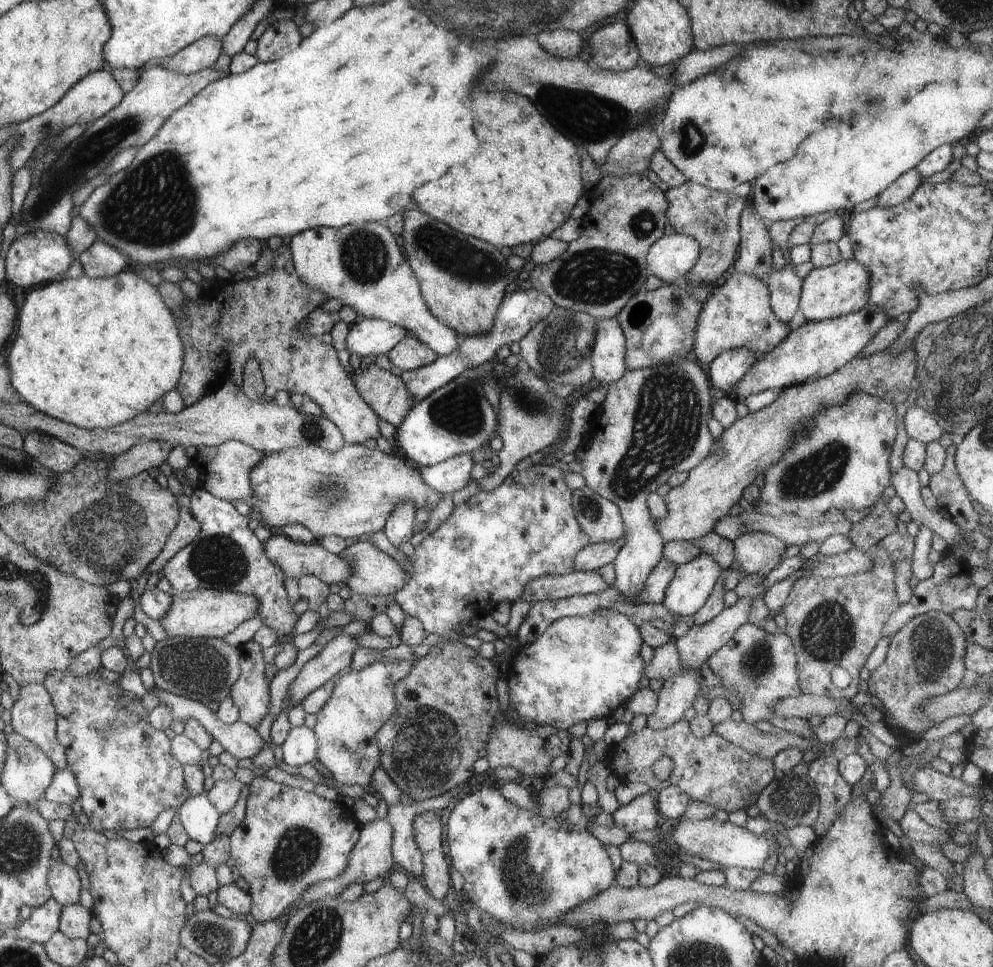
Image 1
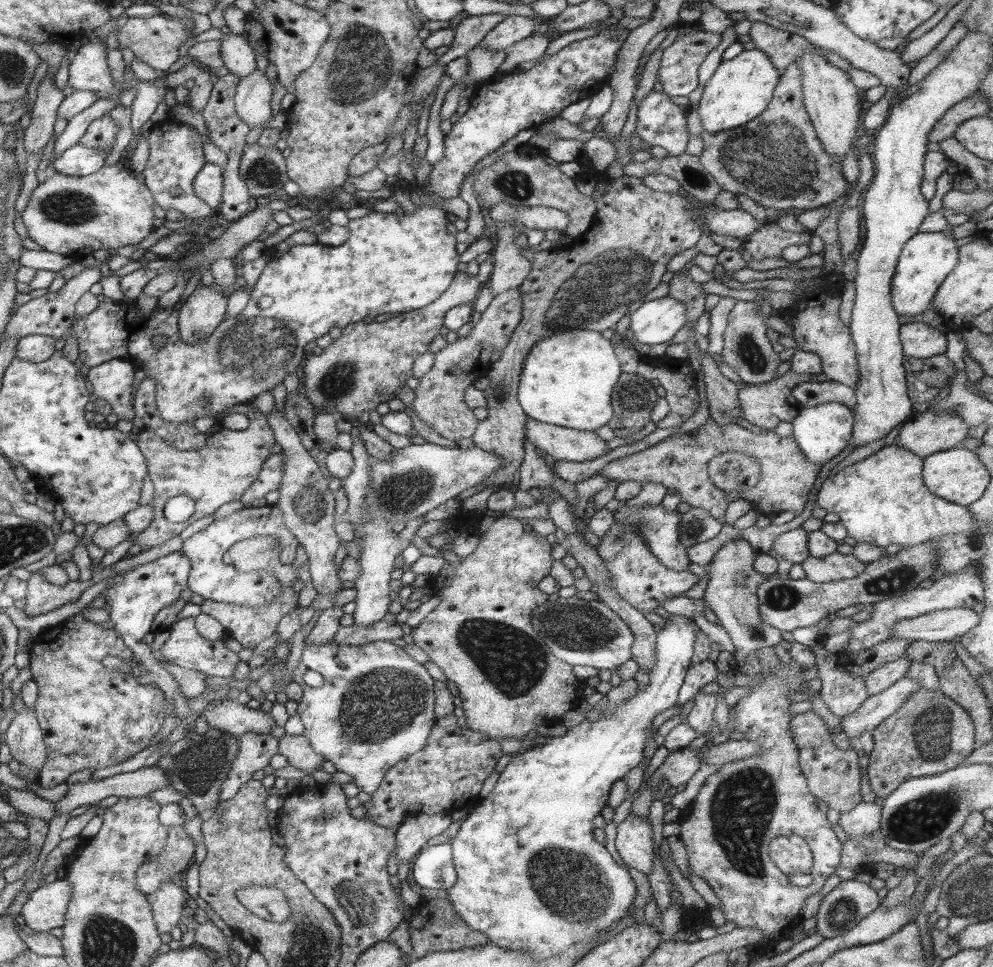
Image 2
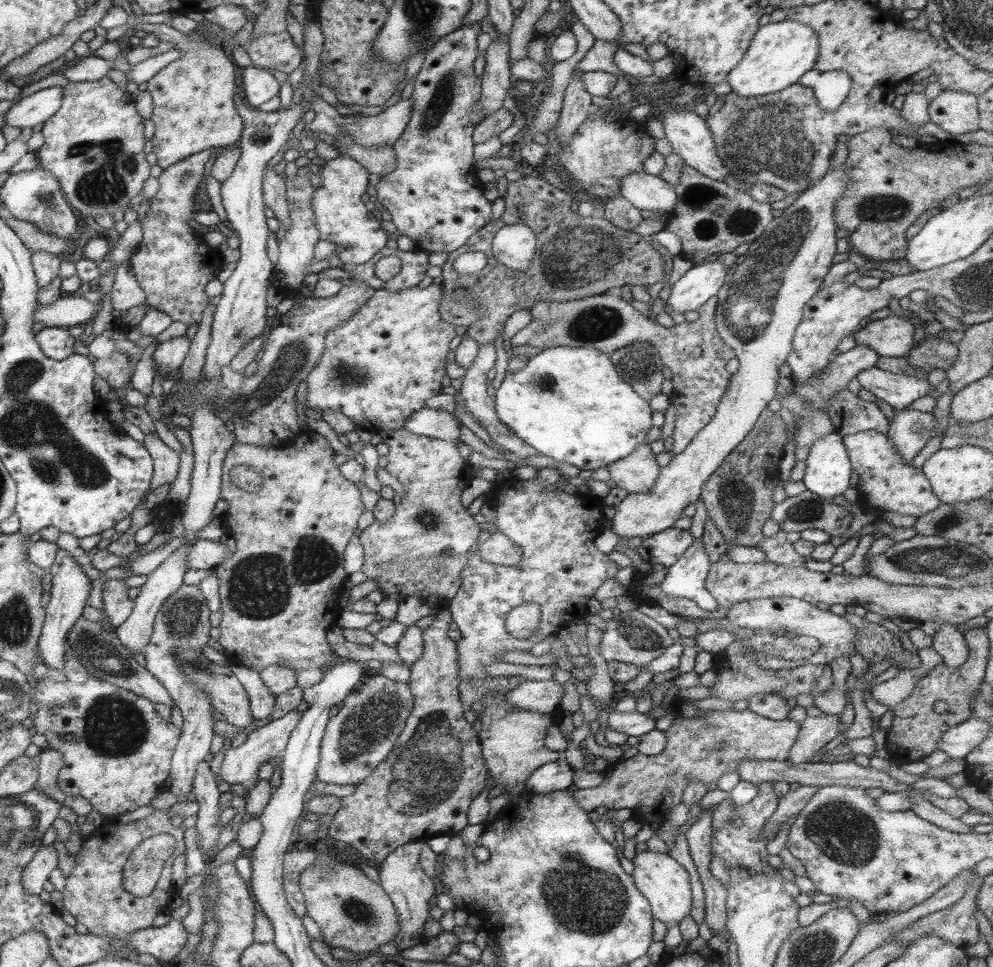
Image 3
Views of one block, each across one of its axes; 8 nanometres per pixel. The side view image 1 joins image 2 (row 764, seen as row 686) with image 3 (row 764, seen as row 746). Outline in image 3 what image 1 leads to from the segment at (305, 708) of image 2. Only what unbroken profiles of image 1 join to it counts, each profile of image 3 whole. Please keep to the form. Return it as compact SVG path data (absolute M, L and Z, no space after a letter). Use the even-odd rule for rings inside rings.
M367 672L351 694L339 704L339 712L331 716L323 742L321 762L317 768L317 780L325 784L355 784L359 786L373 770L385 762L395 750L397 738L405 728L405 722L413 710L413 694L409 684L391 682L383 676Z

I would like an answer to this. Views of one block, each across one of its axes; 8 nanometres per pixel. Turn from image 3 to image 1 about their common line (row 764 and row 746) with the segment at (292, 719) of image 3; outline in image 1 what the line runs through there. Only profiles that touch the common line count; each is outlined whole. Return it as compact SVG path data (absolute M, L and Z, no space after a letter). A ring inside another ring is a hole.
M153 688L153 690L149 690L151 694L155 694L155 698L159 700L159 706L165 706L165 708L169 708L169 712L171 712L171 718L173 720L177 720L177 722L189 722L189 720L195 720L199 726L203 726L207 732L209 732L209 736L217 742L217 744L221 744L221 748L223 748L223 752L229 752L233 758L237 758L237 760L241 760L241 758L253 758L261 748L263 748L263 740L259 738L259 734L251 728L251 726L247 726L247 724L243 724L243 722L235 722L235 724L231 724L231 726L227 726L227 724L223 724L217 716L215 716L215 712L211 712L205 704L201 704L201 702L195 702L195 700L189 700L189 698L183 698L183 696L177 696L177 694L171 694L171 692L163 692L163 690L159 690L159 688Z

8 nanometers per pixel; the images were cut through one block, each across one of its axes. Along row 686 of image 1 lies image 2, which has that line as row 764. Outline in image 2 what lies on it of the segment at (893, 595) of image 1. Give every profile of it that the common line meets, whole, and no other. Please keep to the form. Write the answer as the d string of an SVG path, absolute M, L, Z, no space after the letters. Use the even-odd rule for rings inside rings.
M803 712L803 714L797 714L791 718L789 722L789 730L787 730L793 738L793 742L797 744L799 748L799 766L801 766L801 772L807 780L807 786L809 786L809 792L823 800L829 808L837 810L839 814L855 808L857 804L861 804L861 796L859 796L859 766L857 766L857 754L853 750L837 750L833 746L833 738L831 734L827 732L827 726L825 722L815 714L815 712ZM843 760L847 762L847 770L845 772L835 772L835 766L837 762Z

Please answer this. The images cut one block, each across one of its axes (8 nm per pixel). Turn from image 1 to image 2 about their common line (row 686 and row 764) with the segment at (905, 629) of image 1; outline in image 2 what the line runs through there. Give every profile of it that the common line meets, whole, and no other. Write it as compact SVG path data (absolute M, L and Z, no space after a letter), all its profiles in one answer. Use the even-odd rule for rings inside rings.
M919 688L901 708L885 718L873 732L873 750L867 764L869 786L875 796L887 798L899 784L909 778L935 776L957 768L975 750L975 726L971 716L939 688Z

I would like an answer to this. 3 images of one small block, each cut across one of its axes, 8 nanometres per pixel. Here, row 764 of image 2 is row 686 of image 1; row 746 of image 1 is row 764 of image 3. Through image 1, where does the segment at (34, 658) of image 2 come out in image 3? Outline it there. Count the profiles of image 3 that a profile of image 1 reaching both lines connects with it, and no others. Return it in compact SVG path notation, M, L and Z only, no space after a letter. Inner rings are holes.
M69 652L65 656L63 670L49 668L47 676L37 680L35 692L35 710L31 716L33 734L43 734L47 738L49 750L59 750L63 756L63 766L57 774L57 788L63 794L85 798L95 812L105 816L121 816L137 810L139 806L149 806L149 802L163 790L167 790L169 780L169 758L173 748L177 748L177 738L183 730L171 722L163 722L161 716L153 710L151 700L137 696L135 692L123 690L115 684L107 684L91 676Z

